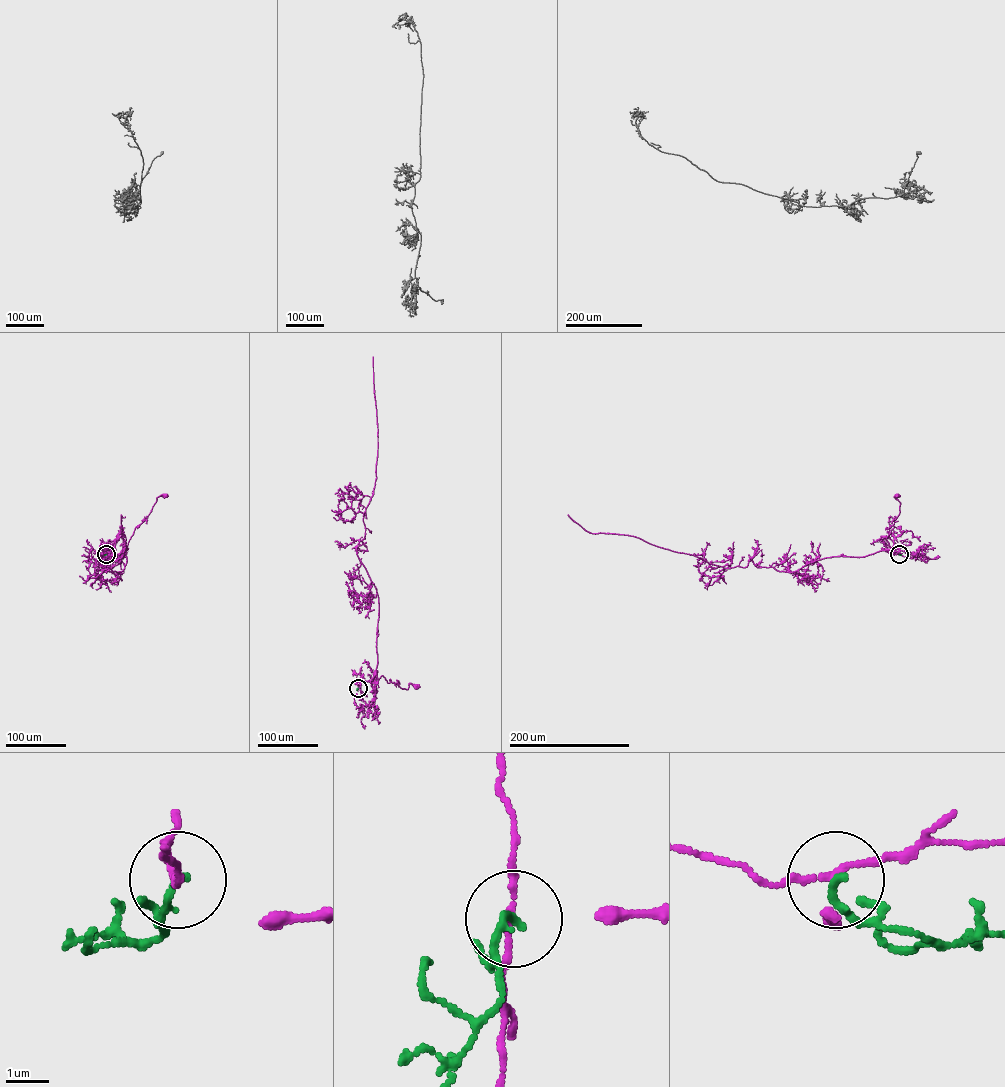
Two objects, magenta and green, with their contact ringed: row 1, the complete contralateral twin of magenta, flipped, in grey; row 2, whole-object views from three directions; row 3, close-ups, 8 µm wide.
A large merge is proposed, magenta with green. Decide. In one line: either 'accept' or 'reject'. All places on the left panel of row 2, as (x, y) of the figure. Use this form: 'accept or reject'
reject

